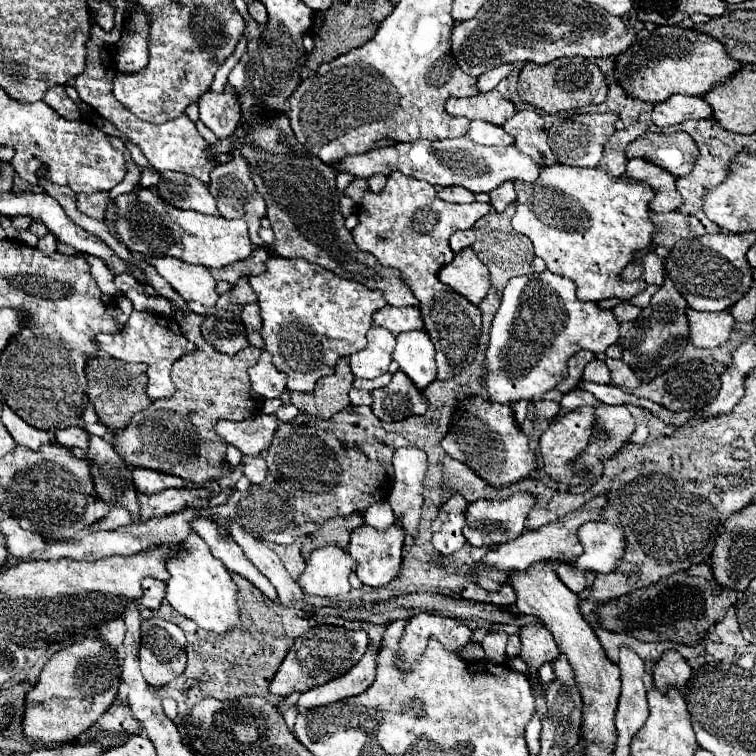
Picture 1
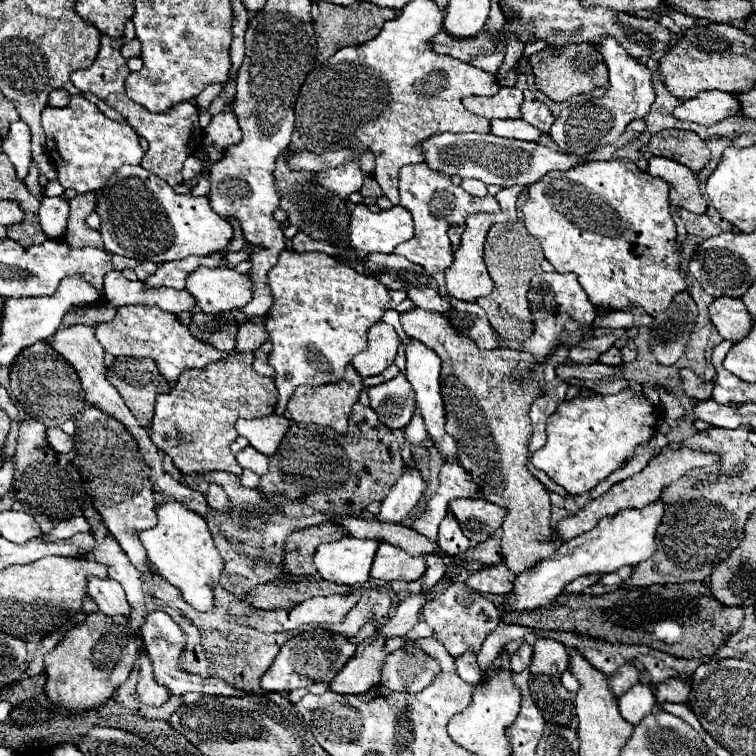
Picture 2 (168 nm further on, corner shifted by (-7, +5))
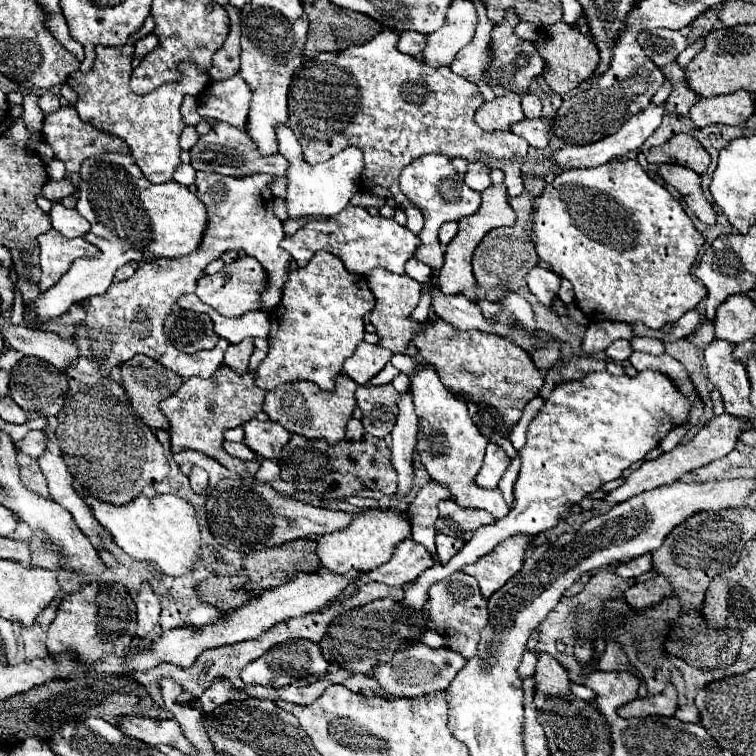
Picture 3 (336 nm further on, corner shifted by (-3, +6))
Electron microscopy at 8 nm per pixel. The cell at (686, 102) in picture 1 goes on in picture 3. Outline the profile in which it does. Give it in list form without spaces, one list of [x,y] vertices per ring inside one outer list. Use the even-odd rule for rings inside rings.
[[[736,90],[732,94],[698,98],[698,102],[690,108],[690,118],[696,126],[712,126],[712,124],[732,124],[740,126],[754,114],[752,94],[746,90]]]

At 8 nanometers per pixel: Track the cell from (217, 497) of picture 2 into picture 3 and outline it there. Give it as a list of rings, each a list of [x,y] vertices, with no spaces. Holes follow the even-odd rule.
[[[194,466],[192,474],[190,474],[190,486],[196,494],[204,494],[208,490],[208,474],[202,468]]]

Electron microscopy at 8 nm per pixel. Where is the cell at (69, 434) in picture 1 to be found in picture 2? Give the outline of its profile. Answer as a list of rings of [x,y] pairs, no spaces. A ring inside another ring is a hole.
[[[48,427],[48,429],[46,429],[46,437],[48,437],[48,445],[50,445],[54,451],[58,451],[60,455],[70,453],[72,447],[74,447],[74,437],[66,435],[66,433],[64,433],[62,429],[58,429],[58,427]]]

